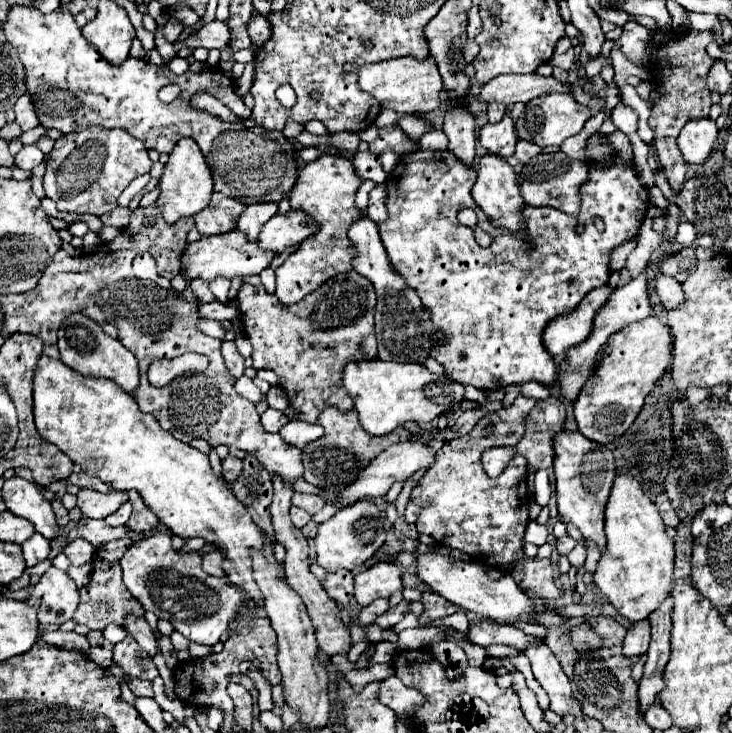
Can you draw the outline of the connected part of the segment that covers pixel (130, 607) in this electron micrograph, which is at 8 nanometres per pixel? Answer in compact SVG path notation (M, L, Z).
M124 537L124 539L116 539L106 543L104 547L98 547L94 553L94 573L92 573L92 581L88 587L80 589L80 605L74 613L74 621L86 625L90 630L103 630L108 623L120 623L126 619L126 615L134 613L134 615L144 615L144 609L140 607L140 603L136 599L132 599L132 595L128 595L128 589L122 583L122 569L120 569L120 559L124 555L124 551L132 545L132 539Z

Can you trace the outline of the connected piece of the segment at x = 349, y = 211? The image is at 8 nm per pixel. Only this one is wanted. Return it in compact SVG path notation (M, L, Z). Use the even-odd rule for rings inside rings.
M320 155L316 161L310 161L300 169L300 179L296 179L296 187L290 191L290 205L292 209L306 211L320 223L322 229L318 235L302 241L300 249L276 269L276 295L284 305L298 303L332 275L352 269L354 249L348 241L348 227L362 215L362 211L354 207L354 197L360 183L362 181L354 171L352 161L342 155Z

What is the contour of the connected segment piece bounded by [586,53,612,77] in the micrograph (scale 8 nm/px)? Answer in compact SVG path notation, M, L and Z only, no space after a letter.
M600 53L596 59L588 61L588 63L586 63L586 73L588 73L588 77L598 75L598 73L602 71L602 67L604 67L604 65L612 65L612 59L610 59L610 57L606 59L602 53Z

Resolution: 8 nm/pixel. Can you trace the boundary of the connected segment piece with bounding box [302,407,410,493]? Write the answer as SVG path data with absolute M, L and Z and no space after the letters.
M328 407L320 413L318 423L324 427L324 435L316 441L312 441L302 451L302 463L304 463L304 479L320 489L326 489L328 493L336 493L350 483L356 481L360 471L380 453L384 447L390 447L392 443L402 443L410 439L410 433L404 427L394 429L392 433L384 437L372 437L368 435L356 415L356 409L352 411L340 411L336 407Z

